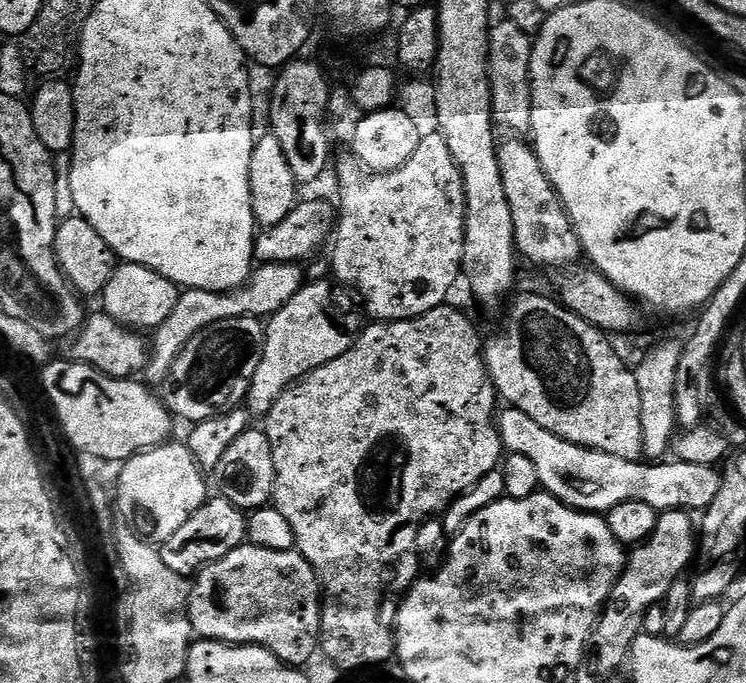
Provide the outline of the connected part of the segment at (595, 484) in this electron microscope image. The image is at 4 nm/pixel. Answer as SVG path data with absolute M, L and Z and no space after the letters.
M508 406L499 413L501 445L508 452L521 452L534 462L540 488L557 496L562 503L581 512L606 514L627 500L641 500L654 506L657 513L673 510L705 510L718 494L721 473L710 464L691 464L673 459L668 462L641 462L618 458L614 454L588 448L538 426L522 410Z

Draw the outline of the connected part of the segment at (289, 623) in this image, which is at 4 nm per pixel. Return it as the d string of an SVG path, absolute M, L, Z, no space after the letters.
M251 542L240 544L225 556L219 556L217 560L204 565L195 573L188 598L188 617L197 637L269 648L278 659L293 666L304 666L318 652L318 645L322 640L321 611L320 578L313 570L312 563L300 551L291 548L276 550Z

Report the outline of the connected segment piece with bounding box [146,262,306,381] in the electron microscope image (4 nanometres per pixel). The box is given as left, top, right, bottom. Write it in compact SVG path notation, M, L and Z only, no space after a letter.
M264 262L253 271L245 284L227 292L211 292L202 288L181 291L177 305L169 313L169 317L151 333L150 359L146 365L146 376L149 376L147 379L167 381L176 355L187 346L190 338L194 338L194 334L198 334L208 324L217 324L219 320L229 320L235 316L270 318L275 312L282 310L282 306L286 306L286 302L290 302L290 298L294 298L294 294L298 294L305 283L306 277L300 267L296 262Z

